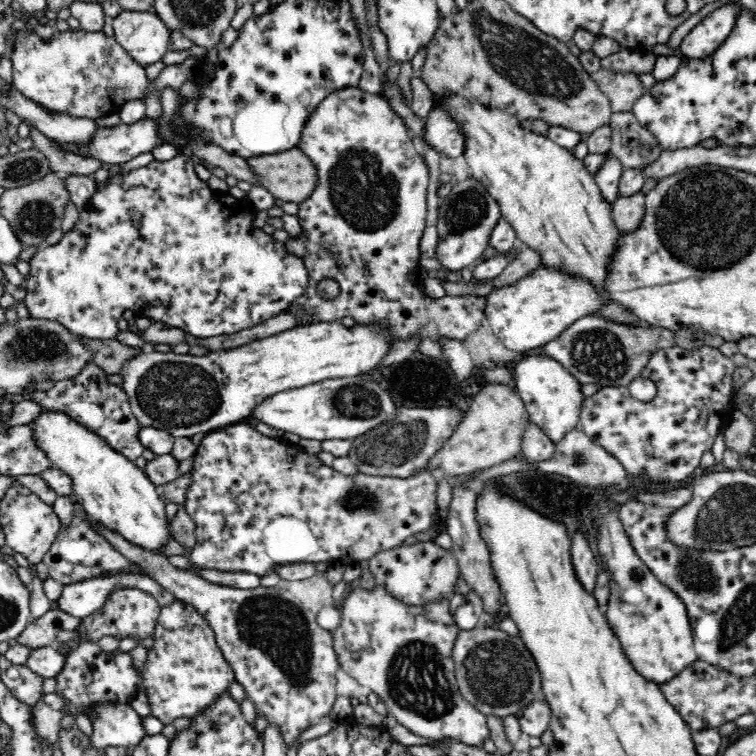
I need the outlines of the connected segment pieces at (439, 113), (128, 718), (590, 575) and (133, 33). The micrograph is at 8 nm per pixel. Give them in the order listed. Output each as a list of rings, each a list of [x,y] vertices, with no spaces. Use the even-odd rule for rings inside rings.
[[[433,106],[425,118],[424,141],[436,149],[436,153],[448,158],[464,155],[466,139],[454,118],[448,117],[450,113],[439,106]]]
[[[120,702],[96,703],[87,714],[91,720],[93,733],[90,735],[90,747],[95,749],[106,748],[107,746],[135,747],[142,738],[145,730],[142,726],[141,716],[134,711],[130,704]]]
[[[576,531],[571,536],[571,561],[577,576],[586,592],[593,594],[598,578],[598,560],[592,553],[592,548],[583,531]]]
[[[124,9],[118,16],[113,17],[112,26],[115,40],[144,68],[161,61],[162,56],[169,50],[171,31],[156,13]]]

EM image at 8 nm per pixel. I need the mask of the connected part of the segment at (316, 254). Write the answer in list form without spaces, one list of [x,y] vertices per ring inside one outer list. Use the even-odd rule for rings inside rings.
[[[346,87],[342,90],[334,90],[330,96],[326,96],[316,106],[316,110],[310,114],[308,120],[306,120],[306,126],[302,130],[302,136],[300,136],[300,142],[296,146],[302,151],[310,162],[316,165],[316,171],[318,171],[319,182],[317,189],[312,192],[311,196],[308,196],[304,202],[298,203],[299,211],[296,214],[300,226],[304,228],[304,234],[308,236],[306,238],[305,245],[308,250],[308,254],[302,258],[306,269],[308,269],[308,286],[306,286],[306,292],[300,298],[297,298],[292,302],[291,306],[288,306],[286,311],[294,311],[300,315],[300,320],[296,325],[307,325],[308,323],[317,322],[340,322],[344,316],[351,316],[356,323],[362,323],[362,325],[368,323],[380,323],[384,327],[390,329],[390,337],[394,339],[394,342],[399,341],[400,338],[408,338],[410,335],[417,334],[419,336],[419,347],[417,351],[430,357],[444,359],[442,354],[441,340],[442,339],[454,339],[465,340],[468,334],[476,332],[480,322],[485,319],[484,308],[486,306],[486,297],[468,296],[461,297],[441,297],[439,299],[431,298],[423,293],[423,283],[414,282],[415,270],[420,268],[420,239],[422,238],[423,230],[425,229],[426,222],[426,193],[428,190],[428,184],[430,184],[428,175],[428,166],[424,157],[418,153],[417,146],[414,144],[413,138],[408,136],[408,127],[404,122],[404,119],[393,110],[389,105],[389,101],[382,97],[380,94],[371,94],[360,89],[360,87]],[[324,278],[333,278],[340,285],[340,294],[331,299],[324,299],[318,295],[315,284],[318,280],[324,280]]]

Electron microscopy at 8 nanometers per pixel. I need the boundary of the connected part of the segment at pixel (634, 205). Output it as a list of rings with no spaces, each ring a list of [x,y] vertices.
[[[642,191],[632,194],[632,196],[620,196],[611,204],[612,216],[619,232],[630,234],[634,232],[642,218],[644,218],[645,195]]]

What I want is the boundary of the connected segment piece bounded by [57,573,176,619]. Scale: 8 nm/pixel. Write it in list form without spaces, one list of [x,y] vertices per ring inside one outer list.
[[[116,573],[63,585],[57,603],[62,611],[81,619],[92,611],[98,610],[116,588],[139,588],[149,592],[154,595],[161,607],[176,601],[175,596],[169,590],[160,586],[154,579],[148,578],[148,575],[144,573]]]

